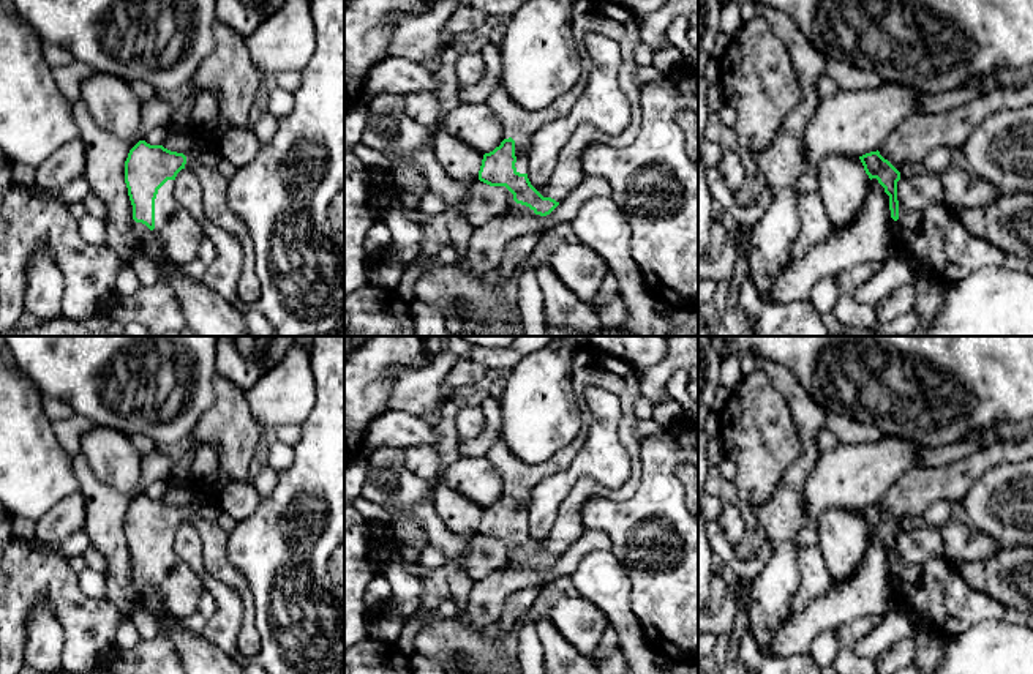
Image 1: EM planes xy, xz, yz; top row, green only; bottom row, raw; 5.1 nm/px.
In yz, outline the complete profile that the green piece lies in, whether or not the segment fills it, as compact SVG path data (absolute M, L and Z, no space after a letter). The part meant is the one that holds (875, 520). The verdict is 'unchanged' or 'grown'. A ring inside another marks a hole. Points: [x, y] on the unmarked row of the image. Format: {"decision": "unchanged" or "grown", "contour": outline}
{"decision": "grown", "contour": "M880 505L859 510L869 532L877 532L889 549L889 592L894 603L927 619L929 630L954 638L986 620L1033 628L1033 616L1008 608L992 597L973 590L945 557L919 565L899 560L897 535L900 526Z"}

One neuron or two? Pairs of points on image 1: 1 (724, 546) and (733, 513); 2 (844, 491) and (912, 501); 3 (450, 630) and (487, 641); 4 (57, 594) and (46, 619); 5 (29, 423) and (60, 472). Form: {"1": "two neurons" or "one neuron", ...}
{"1": "two neurons", "2": "two neurons", "3": "one neuron", "4": "two neurons", "5": "one neuron"}

